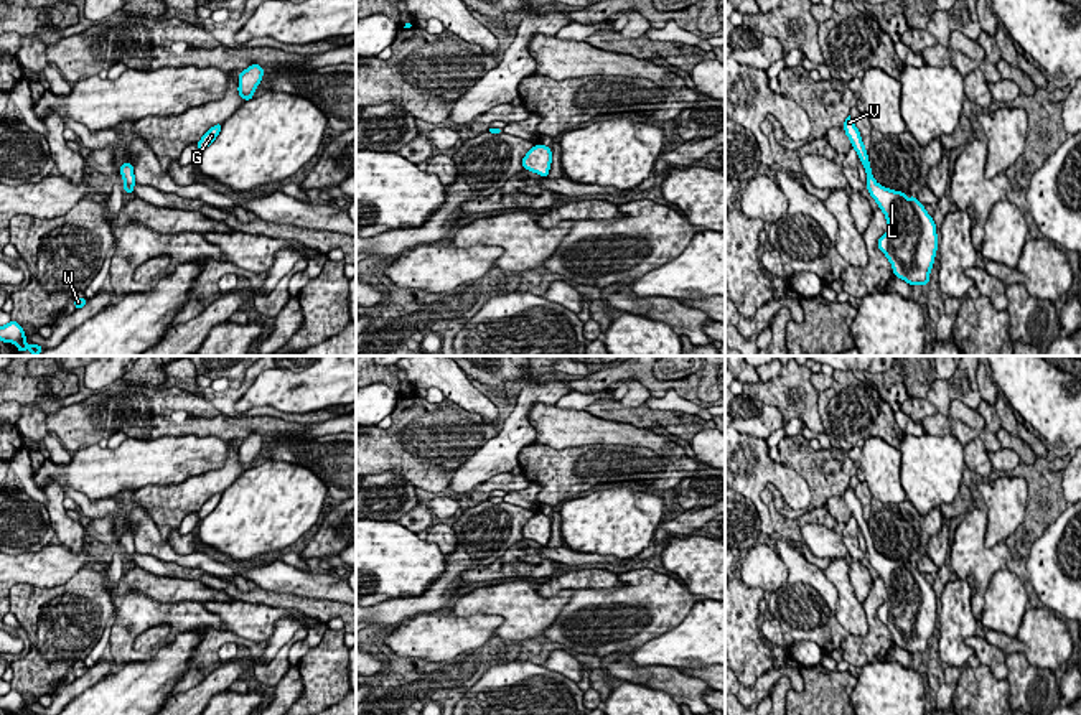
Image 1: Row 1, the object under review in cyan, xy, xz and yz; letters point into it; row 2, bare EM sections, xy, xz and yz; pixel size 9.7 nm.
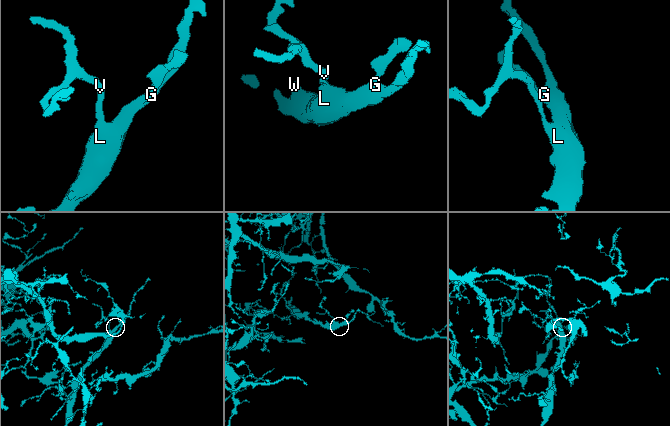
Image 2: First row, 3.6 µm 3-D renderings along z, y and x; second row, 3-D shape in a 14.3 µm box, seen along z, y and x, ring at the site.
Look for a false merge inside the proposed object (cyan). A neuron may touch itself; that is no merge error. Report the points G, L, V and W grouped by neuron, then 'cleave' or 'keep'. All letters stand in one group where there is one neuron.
G L V W | keep

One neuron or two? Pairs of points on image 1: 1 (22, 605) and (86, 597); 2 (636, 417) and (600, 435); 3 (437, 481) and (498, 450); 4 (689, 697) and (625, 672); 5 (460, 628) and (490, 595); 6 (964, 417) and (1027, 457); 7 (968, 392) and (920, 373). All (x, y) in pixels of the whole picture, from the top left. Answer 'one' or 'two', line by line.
1: one
2: two
3: two
4: one
5: two
6: one
7: one

